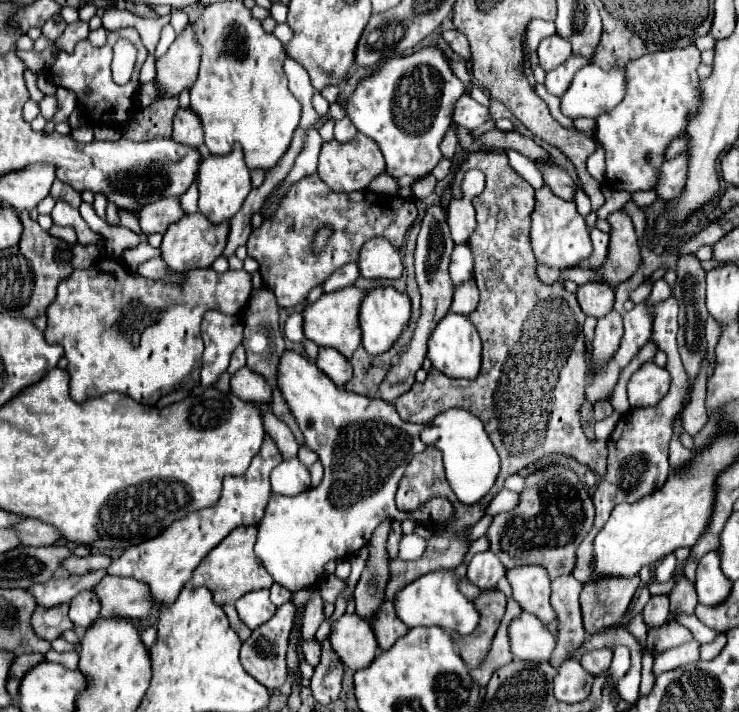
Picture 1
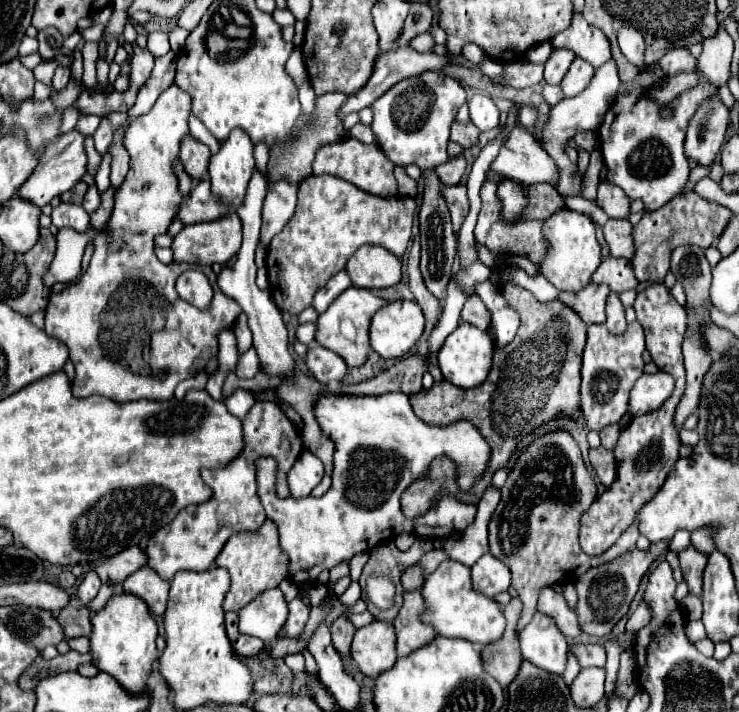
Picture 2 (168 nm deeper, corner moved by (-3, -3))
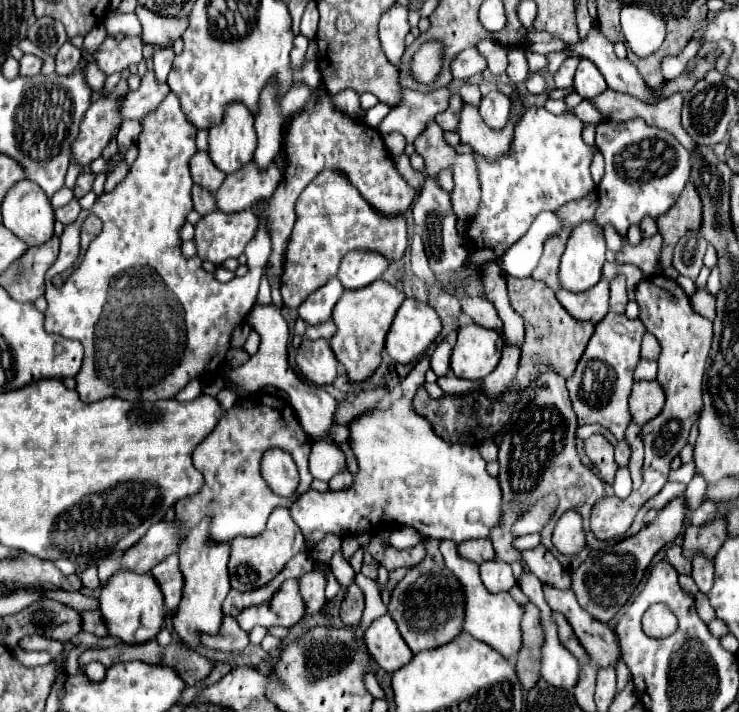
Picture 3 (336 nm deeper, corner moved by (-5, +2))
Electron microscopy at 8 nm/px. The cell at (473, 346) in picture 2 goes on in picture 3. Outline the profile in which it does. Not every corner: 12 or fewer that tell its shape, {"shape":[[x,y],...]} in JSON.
{"shape":[[476,324],[458,330],[450,368],[482,380],[496,368],[502,338]]}

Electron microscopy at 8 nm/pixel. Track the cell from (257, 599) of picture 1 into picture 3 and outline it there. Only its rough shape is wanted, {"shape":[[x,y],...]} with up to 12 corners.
{"shape":[[286,580],[270,600],[244,608],[236,620],[254,626],[290,628],[304,602],[298,580]]}

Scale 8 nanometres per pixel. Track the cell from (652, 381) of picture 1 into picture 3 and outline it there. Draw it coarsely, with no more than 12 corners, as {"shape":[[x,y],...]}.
{"shape":[[658,380],[634,382],[630,394],[632,420],[644,424],[664,406]]}

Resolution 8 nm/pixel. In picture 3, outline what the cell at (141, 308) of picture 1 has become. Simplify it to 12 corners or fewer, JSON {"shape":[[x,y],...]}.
{"shape":[[172,92],[90,210],[104,224],[44,328],[82,402],[218,372],[272,254],[220,284],[182,258],[196,126]]}

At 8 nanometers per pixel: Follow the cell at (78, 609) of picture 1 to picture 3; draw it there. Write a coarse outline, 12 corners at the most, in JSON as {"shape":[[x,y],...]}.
{"shape":[[88,566],[80,576],[82,584],[90,590],[100,586],[96,566]]}

